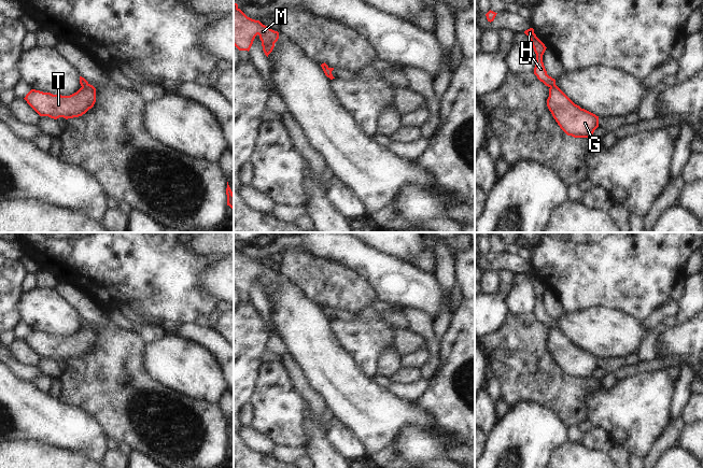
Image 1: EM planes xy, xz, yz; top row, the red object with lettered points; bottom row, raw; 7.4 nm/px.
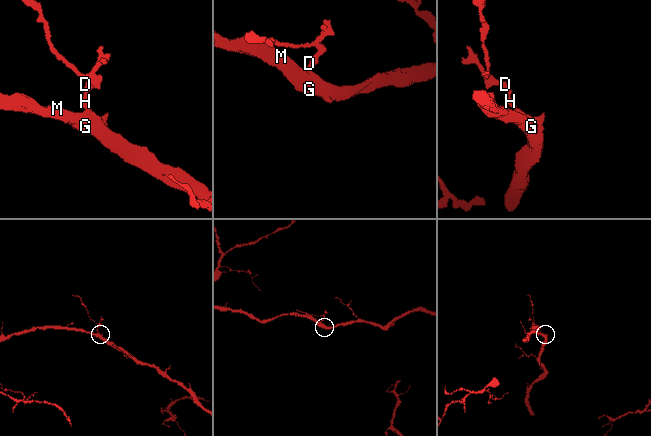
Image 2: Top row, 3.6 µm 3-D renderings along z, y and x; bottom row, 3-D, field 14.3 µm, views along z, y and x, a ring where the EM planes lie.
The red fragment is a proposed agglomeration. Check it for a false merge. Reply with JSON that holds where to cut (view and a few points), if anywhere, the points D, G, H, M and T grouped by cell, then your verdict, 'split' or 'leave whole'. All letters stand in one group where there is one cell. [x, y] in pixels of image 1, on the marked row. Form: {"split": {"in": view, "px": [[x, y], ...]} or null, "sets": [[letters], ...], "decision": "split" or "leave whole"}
{"split": null, "sets": [["D", "G", "H", "M", "T"]], "decision": "leave whole"}

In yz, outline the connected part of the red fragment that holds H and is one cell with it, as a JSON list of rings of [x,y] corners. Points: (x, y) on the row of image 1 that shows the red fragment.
[[[534,29],[524,31],[536,54],[534,74],[549,87],[547,107],[560,128],[574,138],[591,138],[599,127],[599,116],[575,104],[557,85],[556,80],[547,74],[543,62],[545,44],[536,37]]]

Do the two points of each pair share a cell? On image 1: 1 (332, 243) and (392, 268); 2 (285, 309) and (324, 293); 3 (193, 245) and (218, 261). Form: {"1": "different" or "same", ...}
{"1": "same", "2": "different", "3": "different"}

